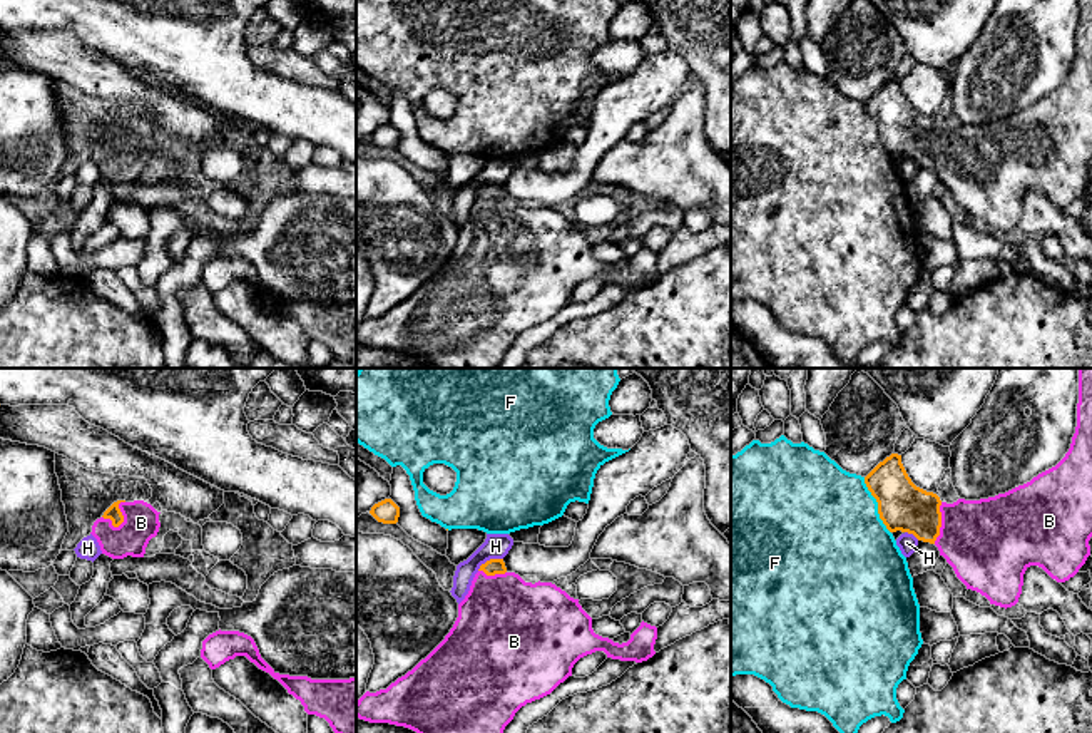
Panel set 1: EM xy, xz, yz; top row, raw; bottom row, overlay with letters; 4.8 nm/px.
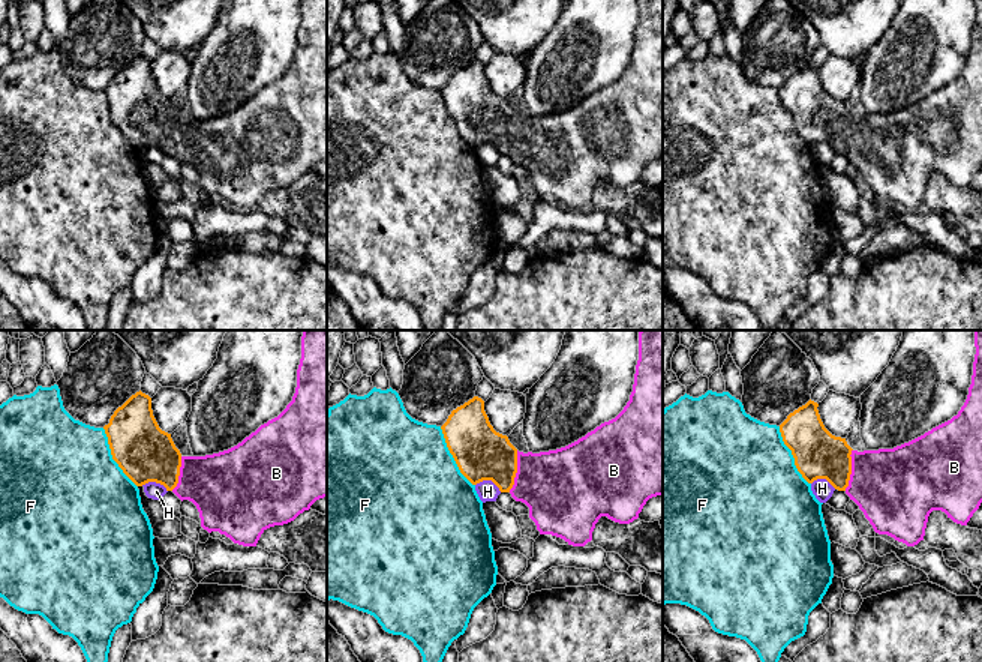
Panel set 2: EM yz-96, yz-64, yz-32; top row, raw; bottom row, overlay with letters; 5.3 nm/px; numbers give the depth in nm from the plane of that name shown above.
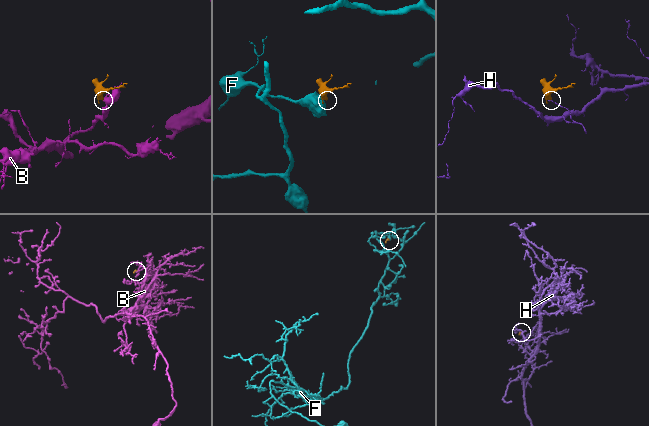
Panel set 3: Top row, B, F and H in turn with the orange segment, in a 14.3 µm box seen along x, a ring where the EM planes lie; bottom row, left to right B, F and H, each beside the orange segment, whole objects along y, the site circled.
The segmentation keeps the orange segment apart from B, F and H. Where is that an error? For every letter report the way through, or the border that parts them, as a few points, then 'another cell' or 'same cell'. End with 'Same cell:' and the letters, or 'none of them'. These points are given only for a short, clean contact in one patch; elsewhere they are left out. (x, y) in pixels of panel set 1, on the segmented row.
B: runs through xy (112, 512), (121, 514), (129, 522), (141, 522); same cell
F: another cell
H: border along xz (502, 558), (492, 558), (477, 569); another cell
Same cell: B

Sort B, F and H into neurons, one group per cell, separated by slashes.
B / F / H

